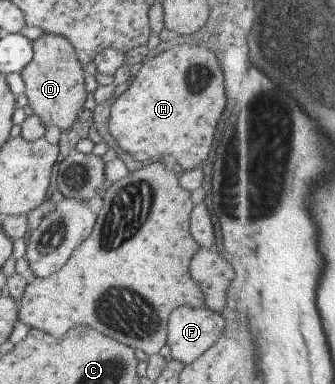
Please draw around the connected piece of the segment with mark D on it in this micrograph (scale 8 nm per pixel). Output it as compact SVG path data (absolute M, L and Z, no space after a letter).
M43 33L38 39L32 41L32 52L32 61L19 73L24 85L23 94L28 101L27 105L32 115L39 117L45 129L54 126L65 131L74 123L74 120L77 120L77 115L80 115L83 110L86 75L72 45L60 35Z

